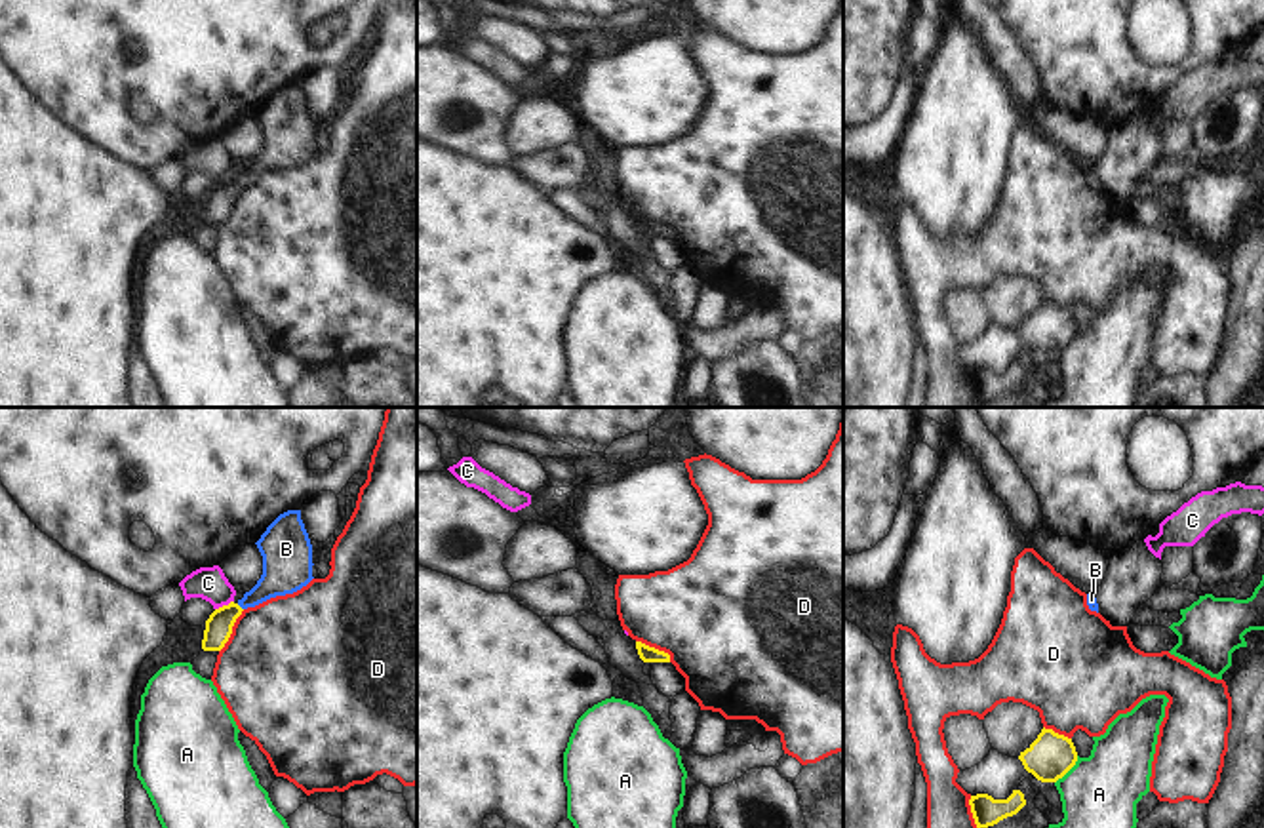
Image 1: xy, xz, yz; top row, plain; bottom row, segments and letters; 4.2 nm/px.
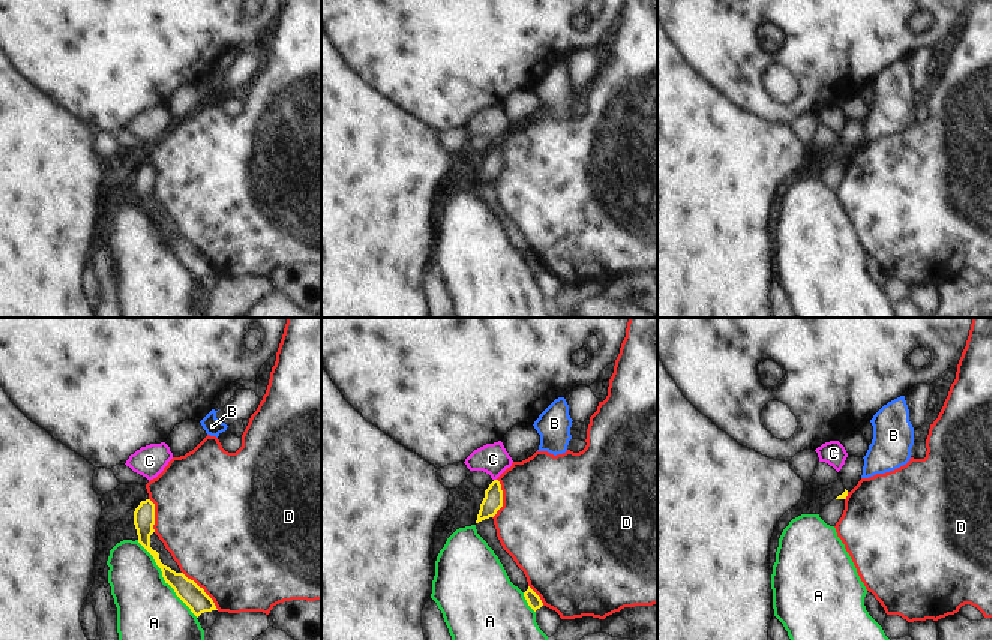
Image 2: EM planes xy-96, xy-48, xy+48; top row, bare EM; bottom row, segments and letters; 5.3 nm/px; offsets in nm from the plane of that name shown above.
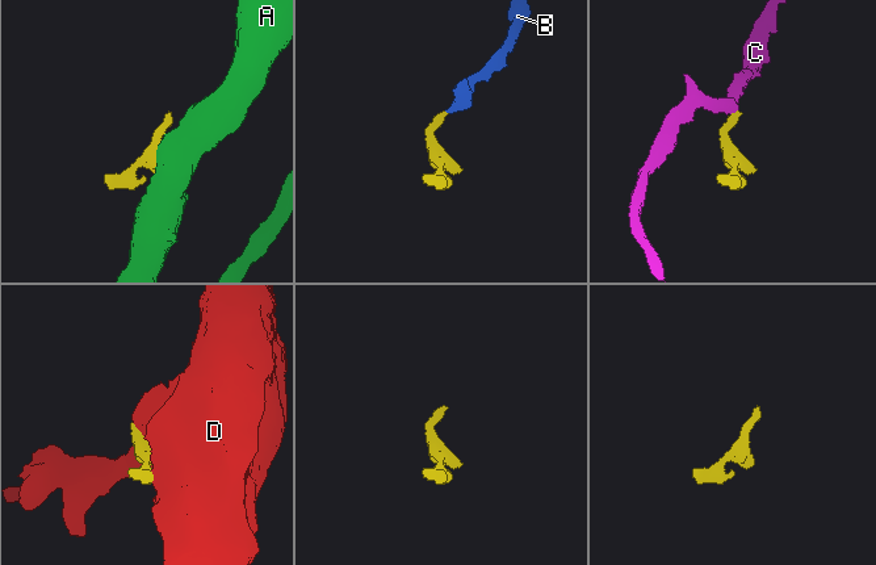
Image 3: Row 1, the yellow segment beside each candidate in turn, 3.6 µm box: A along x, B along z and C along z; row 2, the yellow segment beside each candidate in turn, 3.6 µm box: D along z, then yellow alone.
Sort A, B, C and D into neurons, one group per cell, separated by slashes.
A / B / C / D

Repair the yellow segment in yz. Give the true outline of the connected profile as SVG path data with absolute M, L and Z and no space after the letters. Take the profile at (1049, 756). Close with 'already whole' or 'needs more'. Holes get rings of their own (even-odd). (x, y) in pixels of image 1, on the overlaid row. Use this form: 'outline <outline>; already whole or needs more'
outline M1043 727L1018 759L1037 780L1057 782L1076 765L1077 752L1072 739Z; already whole

